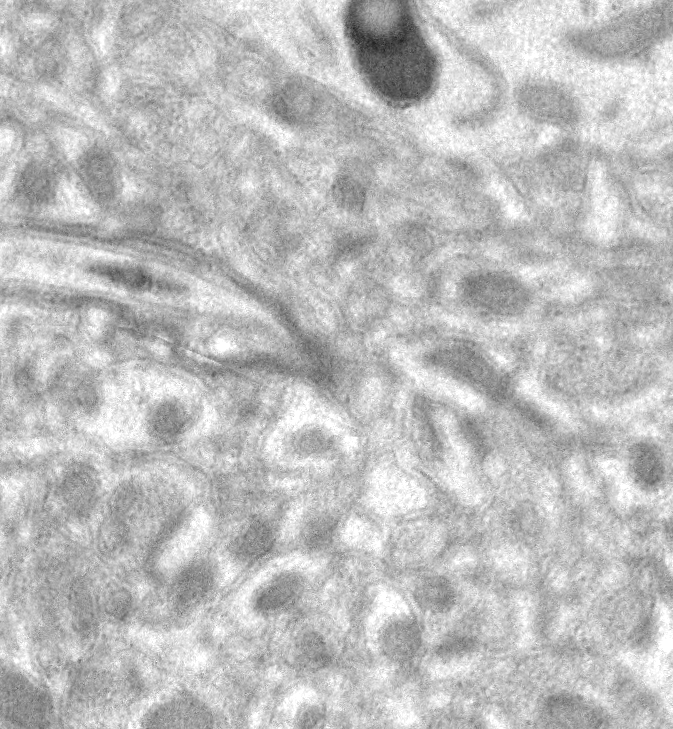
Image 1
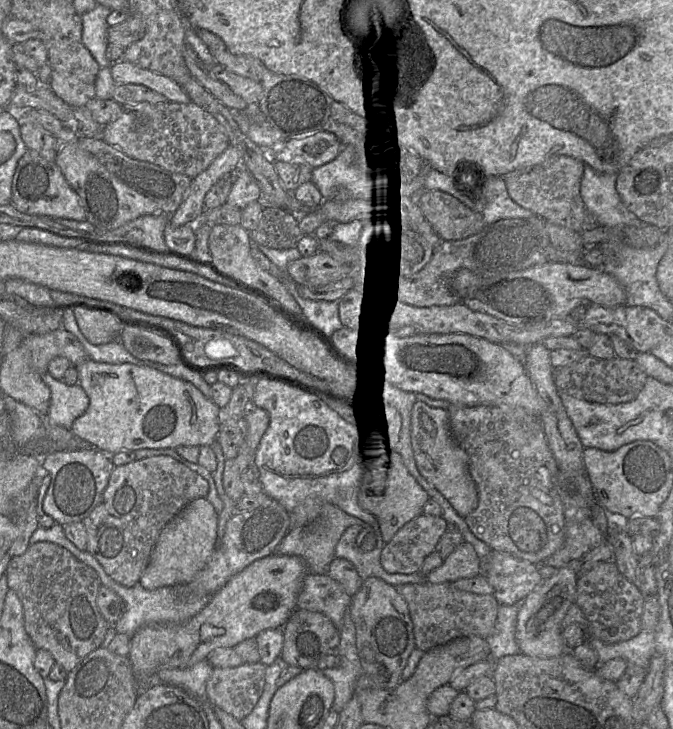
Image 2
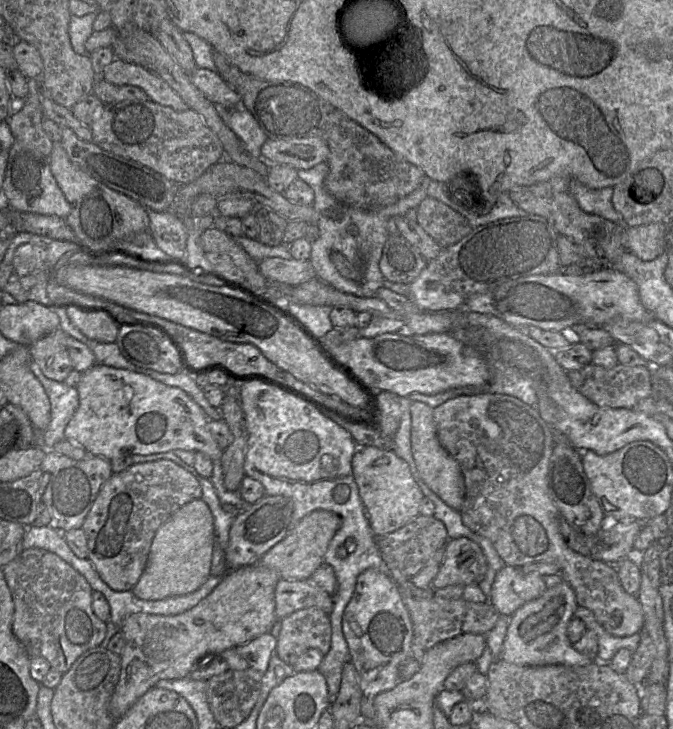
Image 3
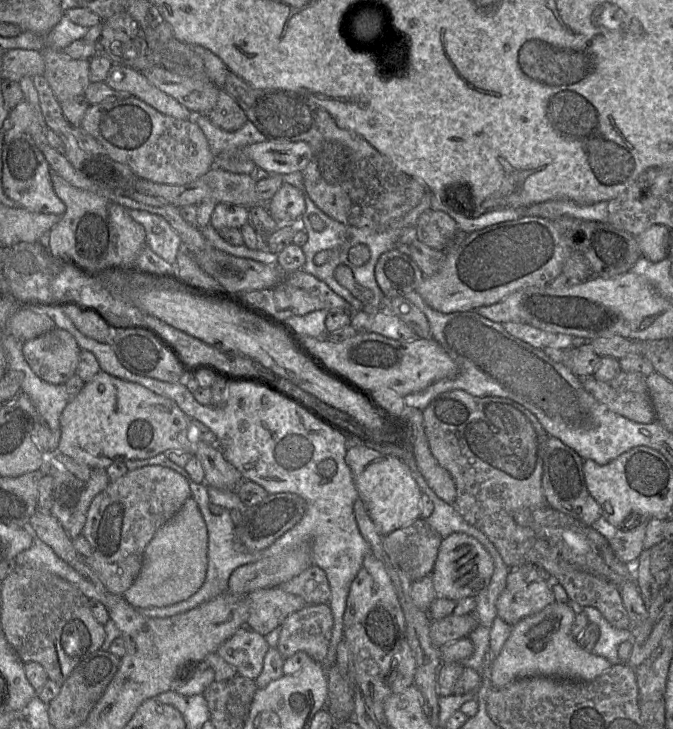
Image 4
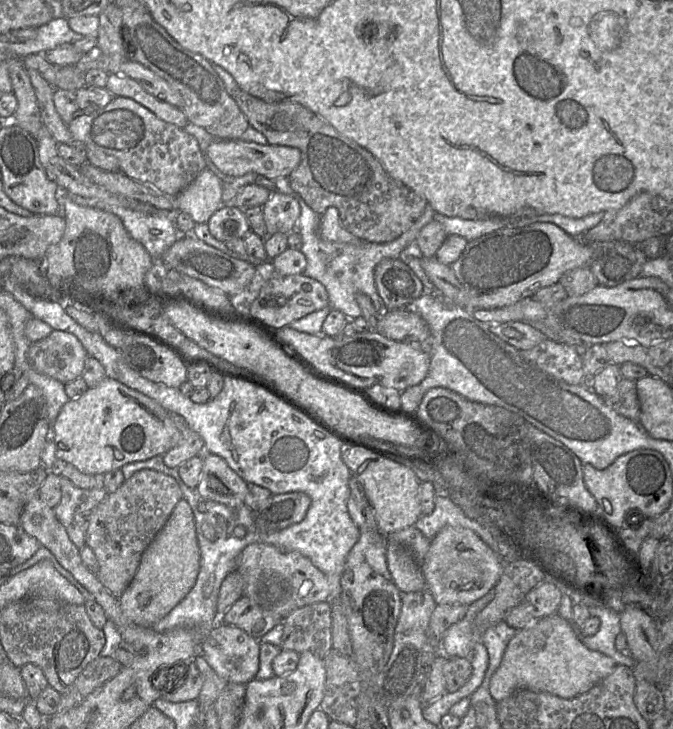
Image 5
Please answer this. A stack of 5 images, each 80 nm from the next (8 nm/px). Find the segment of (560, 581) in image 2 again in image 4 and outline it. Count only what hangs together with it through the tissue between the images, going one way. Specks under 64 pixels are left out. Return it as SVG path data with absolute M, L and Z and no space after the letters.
M554 601L513 625L510 636L492 663L492 687L503 687L515 679L534 676L591 681L608 670L612 665L608 660L584 650L573 637L571 628L577 609L571 602Z

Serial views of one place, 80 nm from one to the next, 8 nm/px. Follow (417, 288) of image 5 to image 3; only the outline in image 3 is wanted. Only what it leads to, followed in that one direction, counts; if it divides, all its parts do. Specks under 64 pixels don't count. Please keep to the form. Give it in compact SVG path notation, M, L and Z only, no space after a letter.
M391 231L379 262L385 280L412 283L425 268L427 261L418 249L397 231Z

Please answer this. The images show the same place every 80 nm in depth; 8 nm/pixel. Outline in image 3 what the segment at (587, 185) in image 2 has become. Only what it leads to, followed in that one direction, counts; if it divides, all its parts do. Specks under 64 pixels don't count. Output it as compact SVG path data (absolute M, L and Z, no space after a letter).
M573 178L570 184L570 192L581 210L601 216L614 223L623 224L621 215L612 204L613 191L613 187L590 189Z

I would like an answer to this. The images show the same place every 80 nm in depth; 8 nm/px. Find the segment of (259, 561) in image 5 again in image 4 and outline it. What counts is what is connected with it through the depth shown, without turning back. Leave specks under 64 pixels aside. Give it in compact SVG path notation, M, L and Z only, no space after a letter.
M312 565L279 587L287 593L303 598L307 605L328 603L330 586L325 572Z

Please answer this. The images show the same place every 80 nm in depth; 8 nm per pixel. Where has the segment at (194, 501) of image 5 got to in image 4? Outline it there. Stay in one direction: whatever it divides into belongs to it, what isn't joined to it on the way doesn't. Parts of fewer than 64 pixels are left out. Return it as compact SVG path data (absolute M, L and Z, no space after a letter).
M187 479L191 490L191 498L198 504L199 510L203 516L207 527L208 534L208 549L207 549L207 570L206 577L203 585L189 598L177 602L172 605L164 607L148 607L140 608L139 612L147 617L170 617L190 609L197 607L198 605L220 595L227 589L227 583L231 573L238 567L250 562L255 562L263 558L262 554L251 553L242 548L238 543L235 536L236 523L230 514L214 515L209 506L210 498L208 492L208 486L202 483L195 483L192 479Z

